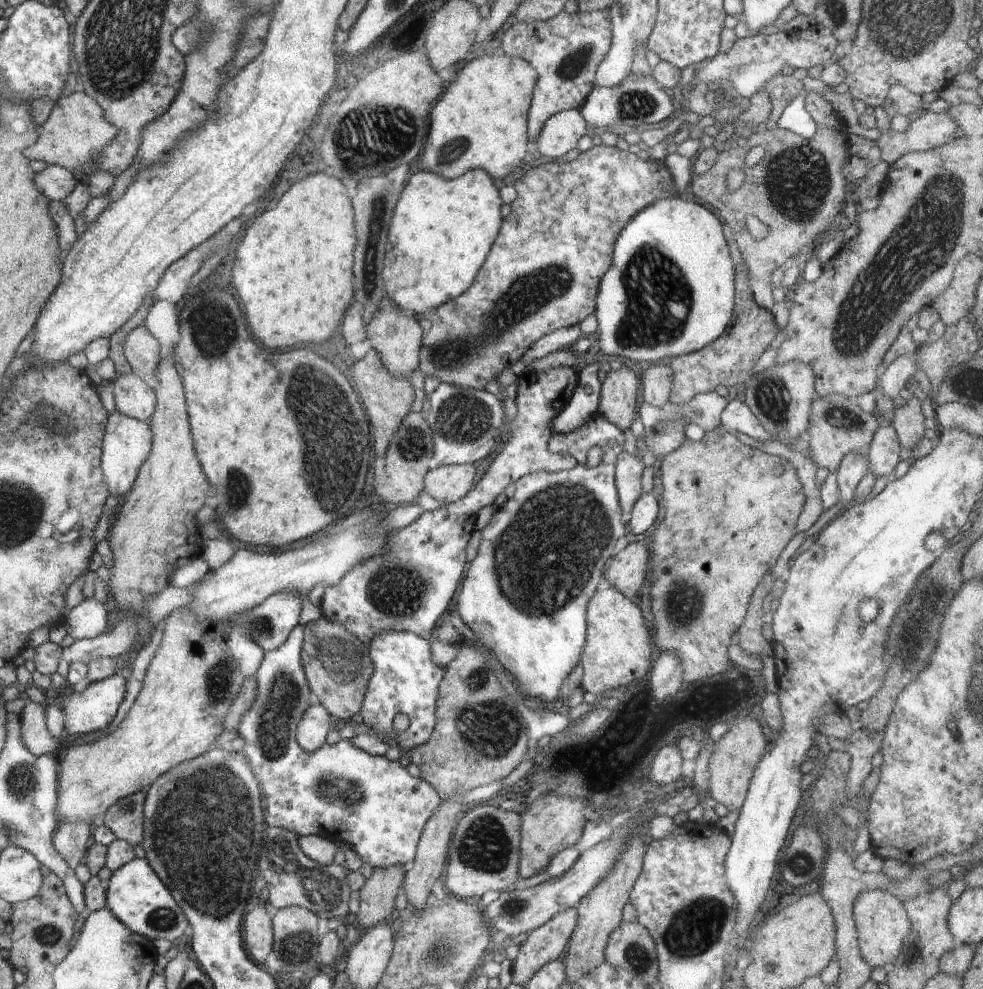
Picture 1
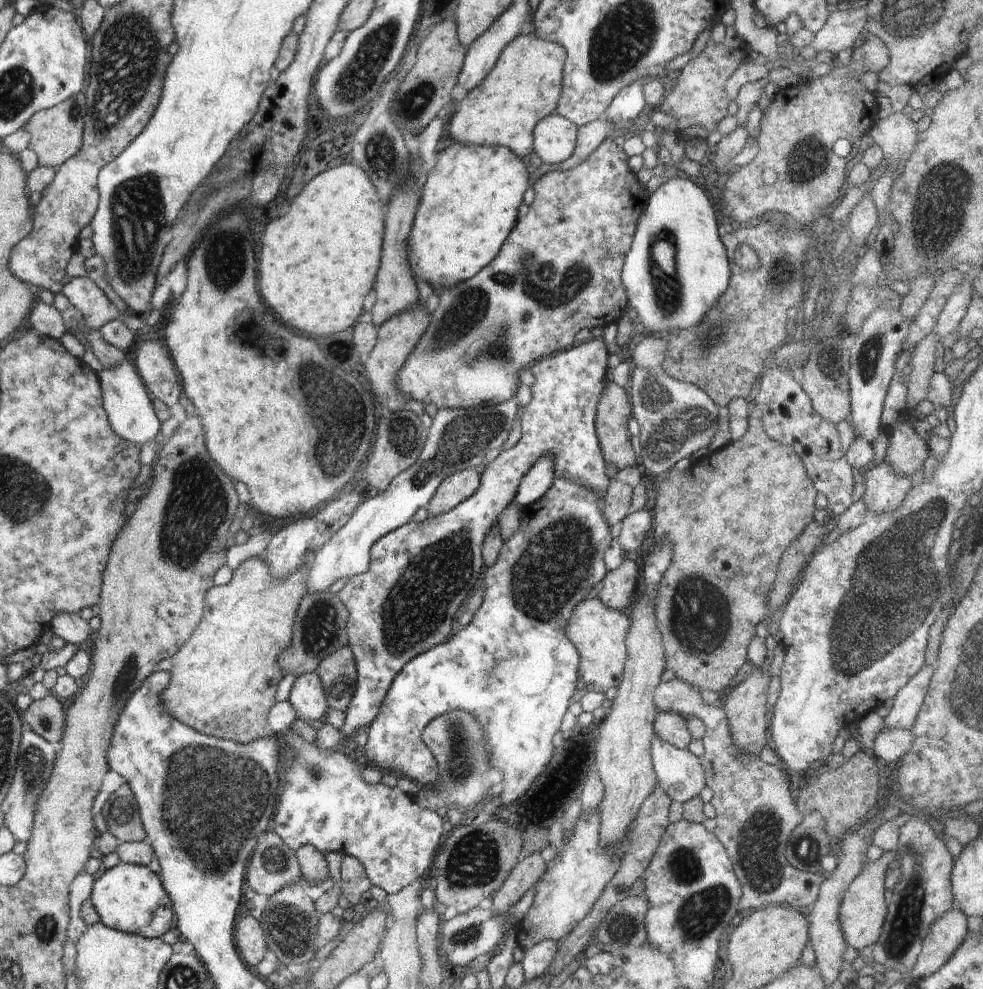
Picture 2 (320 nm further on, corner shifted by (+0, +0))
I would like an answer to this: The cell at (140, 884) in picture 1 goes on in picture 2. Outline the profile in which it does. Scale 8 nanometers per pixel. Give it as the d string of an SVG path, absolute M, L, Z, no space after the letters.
M118 863L94 881L91 898L101 923L129 935L149 939L161 937L174 929L172 901L164 890L161 878L148 867L128 863Z

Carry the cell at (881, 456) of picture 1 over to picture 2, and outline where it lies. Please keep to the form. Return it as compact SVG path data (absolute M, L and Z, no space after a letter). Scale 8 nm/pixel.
M885 460L878 467L868 468L862 475L866 486L862 500L869 517L900 508L911 489L911 478L896 476Z

